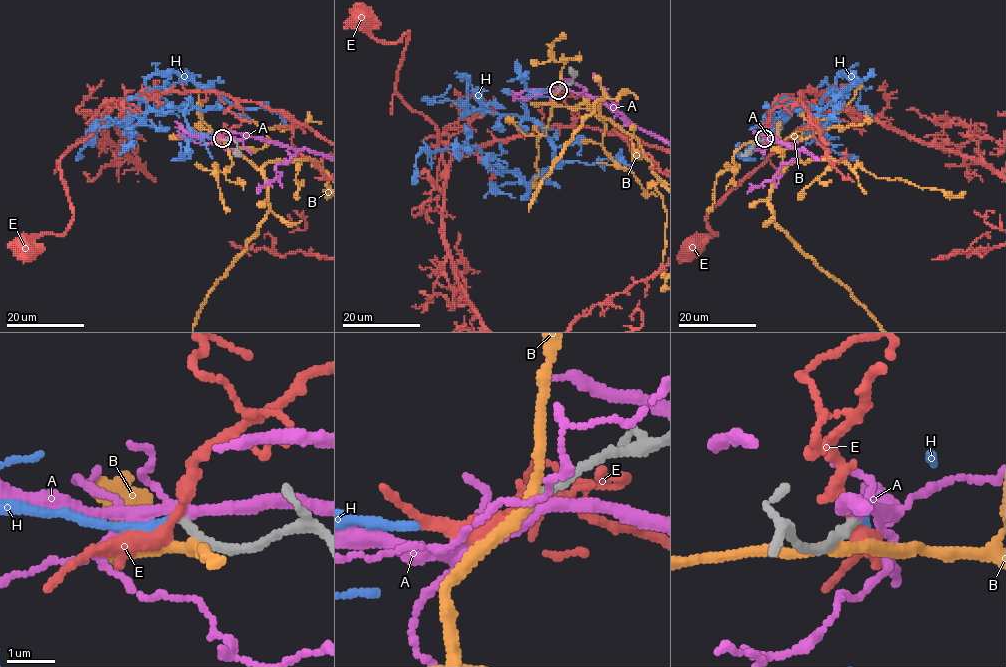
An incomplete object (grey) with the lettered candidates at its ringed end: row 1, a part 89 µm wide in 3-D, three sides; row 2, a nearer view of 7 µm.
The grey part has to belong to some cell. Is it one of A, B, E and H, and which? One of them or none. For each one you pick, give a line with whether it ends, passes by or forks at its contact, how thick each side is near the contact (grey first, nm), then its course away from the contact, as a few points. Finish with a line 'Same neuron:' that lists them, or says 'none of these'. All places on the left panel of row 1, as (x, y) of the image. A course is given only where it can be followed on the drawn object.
H: it ends | 180/190 nm
Same neuron: H

